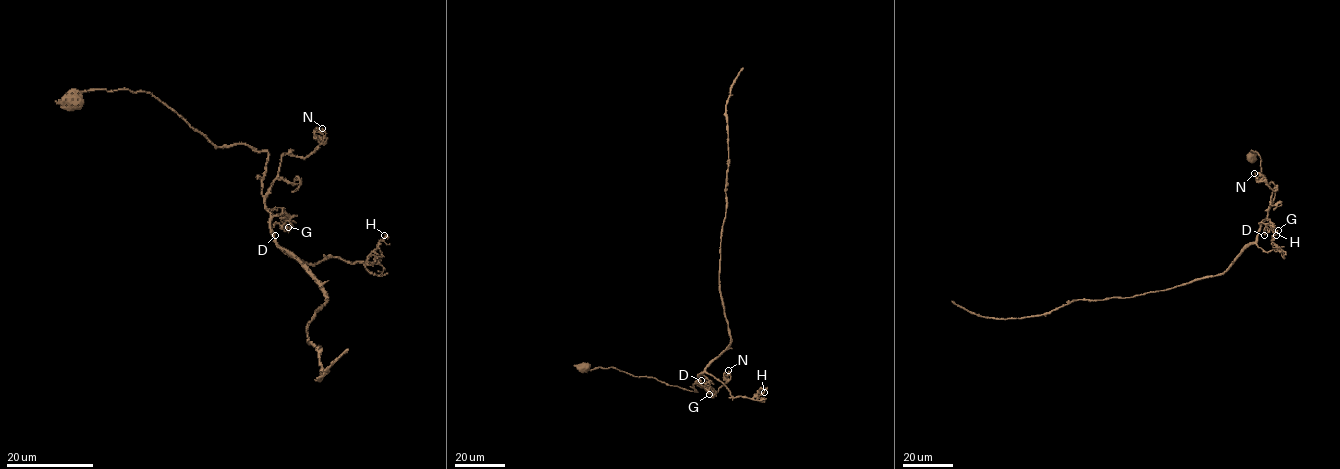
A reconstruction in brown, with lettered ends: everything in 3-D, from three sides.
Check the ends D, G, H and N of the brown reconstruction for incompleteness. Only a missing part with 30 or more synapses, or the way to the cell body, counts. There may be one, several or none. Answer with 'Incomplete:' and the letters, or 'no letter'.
Incomplete: no letter

